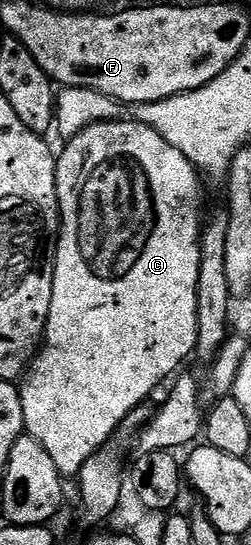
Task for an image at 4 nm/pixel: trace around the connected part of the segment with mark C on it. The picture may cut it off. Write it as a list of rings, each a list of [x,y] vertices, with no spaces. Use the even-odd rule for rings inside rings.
[[[128,119],[100,121],[79,131],[79,135],[68,138],[64,144],[65,150],[57,157],[57,202],[61,212],[61,231],[57,238],[57,258],[53,261],[51,311],[45,324],[43,344],[24,374],[25,385],[22,384],[20,390],[25,433],[43,443],[43,451],[47,451],[47,455],[57,461],[62,475],[73,479],[81,472],[83,463],[89,456],[95,455],[114,440],[123,419],[127,419],[127,415],[131,415],[135,407],[150,400],[148,397],[152,395],[153,388],[160,381],[168,382],[178,372],[176,369],[188,357],[194,356],[197,347],[197,284],[201,262],[203,212],[201,213],[202,178],[199,170],[189,162],[187,155],[183,155],[183,151],[175,151],[175,147],[171,147],[171,143],[167,143],[167,139],[159,135],[159,131],[143,123]]]

